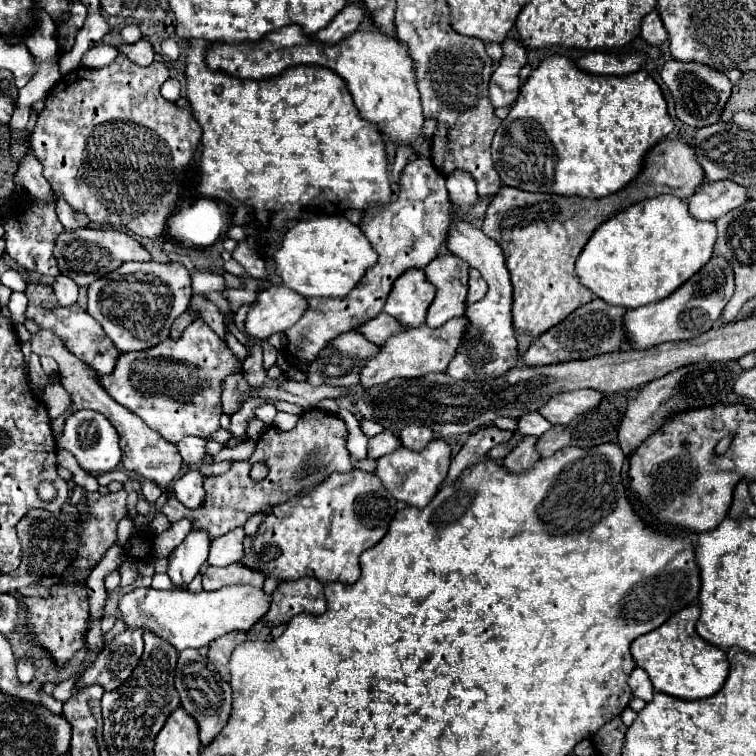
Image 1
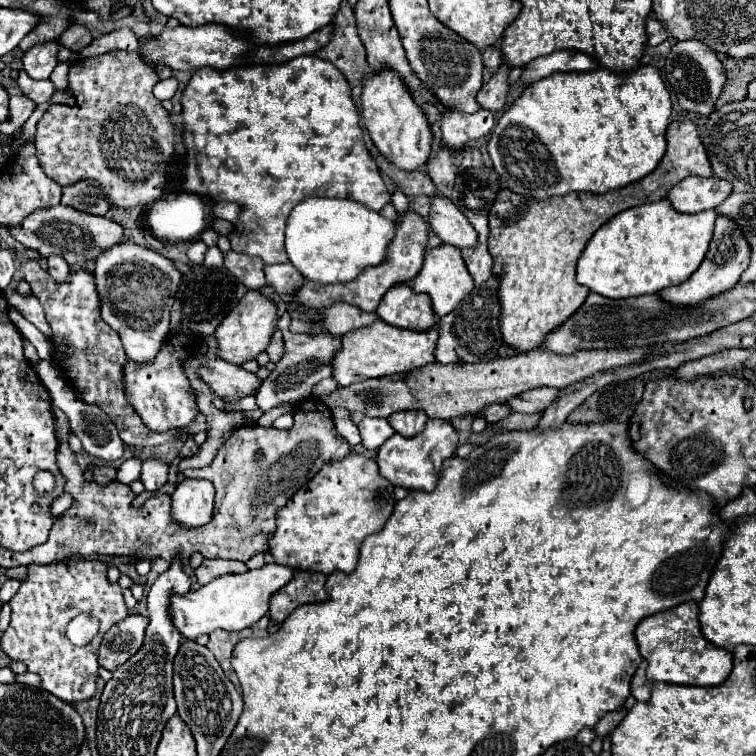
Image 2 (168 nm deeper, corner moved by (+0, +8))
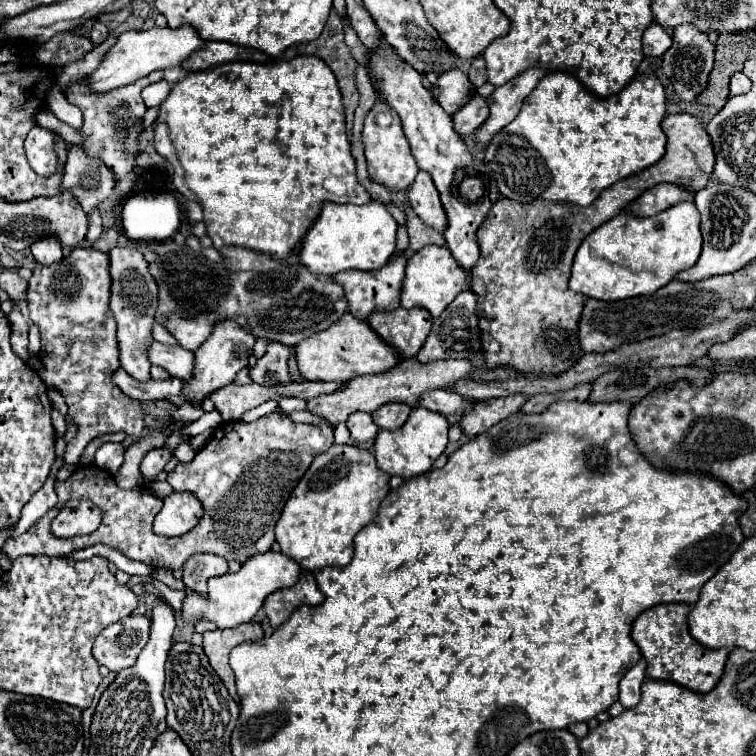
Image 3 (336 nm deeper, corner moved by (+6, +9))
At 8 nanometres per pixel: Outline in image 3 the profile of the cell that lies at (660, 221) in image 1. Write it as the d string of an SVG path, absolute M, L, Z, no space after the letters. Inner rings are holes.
M680 201L654 217L616 215L584 237L576 251L568 287L598 301L650 295L670 283L700 257L700 213L692 201Z

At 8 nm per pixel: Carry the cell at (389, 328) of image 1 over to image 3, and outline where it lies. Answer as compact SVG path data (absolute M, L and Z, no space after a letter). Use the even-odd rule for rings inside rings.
M298 245L286 259L278 261L270 255L248 251L244 247L220 249L224 267L232 277L232 289L218 299L214 311L208 311L204 315L200 313L196 317L170 315L164 323L166 331L178 341L180 347L196 351L210 337L212 327L226 319L236 321L250 335L278 341L282 345L296 345L312 333L328 329L348 311L344 291L332 277L314 275L306 267L302 267L296 249Z

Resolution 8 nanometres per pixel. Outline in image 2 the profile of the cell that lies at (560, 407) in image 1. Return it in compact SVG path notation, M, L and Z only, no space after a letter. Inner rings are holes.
M536 388L536 390L524 392L524 396L508 400L508 404L516 412L536 414L536 412L544 412L558 398L558 394L560 394L558 388Z

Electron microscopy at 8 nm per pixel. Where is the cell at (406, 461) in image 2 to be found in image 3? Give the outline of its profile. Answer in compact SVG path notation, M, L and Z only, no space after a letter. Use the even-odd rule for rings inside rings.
M414 407L414 409L418 409L418 419L408 419L400 429L394 429L394 431L382 429L376 437L374 455L376 455L378 467L388 475L400 475L404 479L422 475L432 469L432 463L444 453L448 445L450 425L446 417L424 407Z

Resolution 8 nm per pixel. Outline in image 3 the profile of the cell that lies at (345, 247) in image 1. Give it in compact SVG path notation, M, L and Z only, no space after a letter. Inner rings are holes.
M370 201L366 205L334 205L326 203L320 217L308 229L304 245L300 249L300 261L320 275L336 275L348 269L376 271L384 267L396 247L396 221L380 201Z

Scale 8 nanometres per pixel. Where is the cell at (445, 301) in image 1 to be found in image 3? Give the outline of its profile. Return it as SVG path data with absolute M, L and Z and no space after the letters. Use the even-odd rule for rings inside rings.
M426 245L420 251L416 251L408 263L406 263L406 275L402 281L402 293L400 293L400 305L404 309L412 307L424 307L430 311L432 317L438 317L454 299L460 291L468 287L466 271L456 263L448 247L438 247L438 245Z

